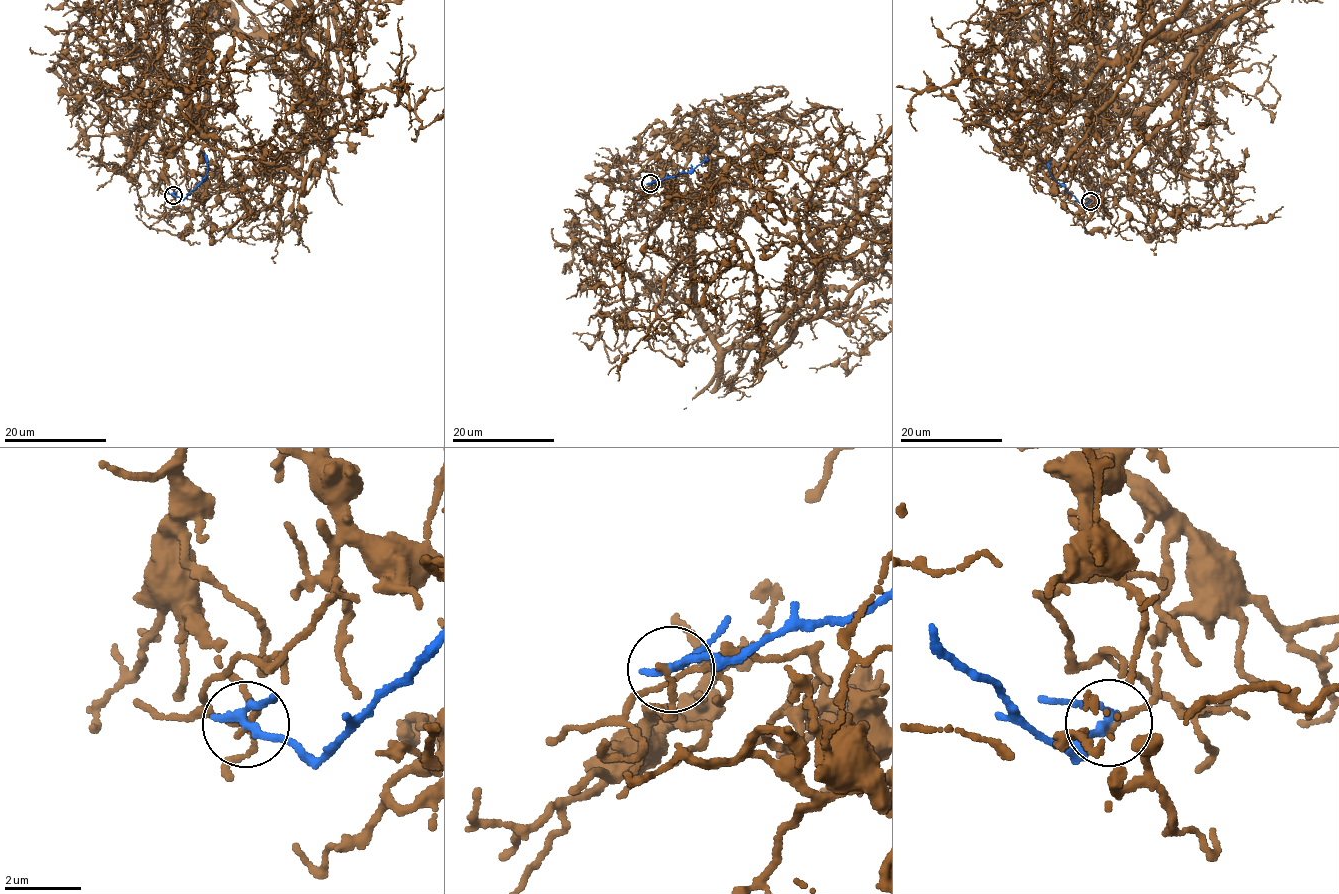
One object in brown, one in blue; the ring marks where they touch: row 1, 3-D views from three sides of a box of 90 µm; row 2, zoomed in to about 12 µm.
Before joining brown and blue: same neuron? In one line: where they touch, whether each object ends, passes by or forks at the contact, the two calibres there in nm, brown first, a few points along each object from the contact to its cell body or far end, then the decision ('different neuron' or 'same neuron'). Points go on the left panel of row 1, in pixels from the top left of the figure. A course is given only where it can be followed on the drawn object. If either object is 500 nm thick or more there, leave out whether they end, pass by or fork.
(173, 195) | brown ends | blue passes by | 160/220 nm | brown via (173, 195), (166, 153), (208, 98), (227, 14), (178, 13), (130, 80), (88, 84), (42, 57) | blue via (173, 195), (185, 198), (202, 183), (207, 167), (205, 156), (199, 151) | different neuron

